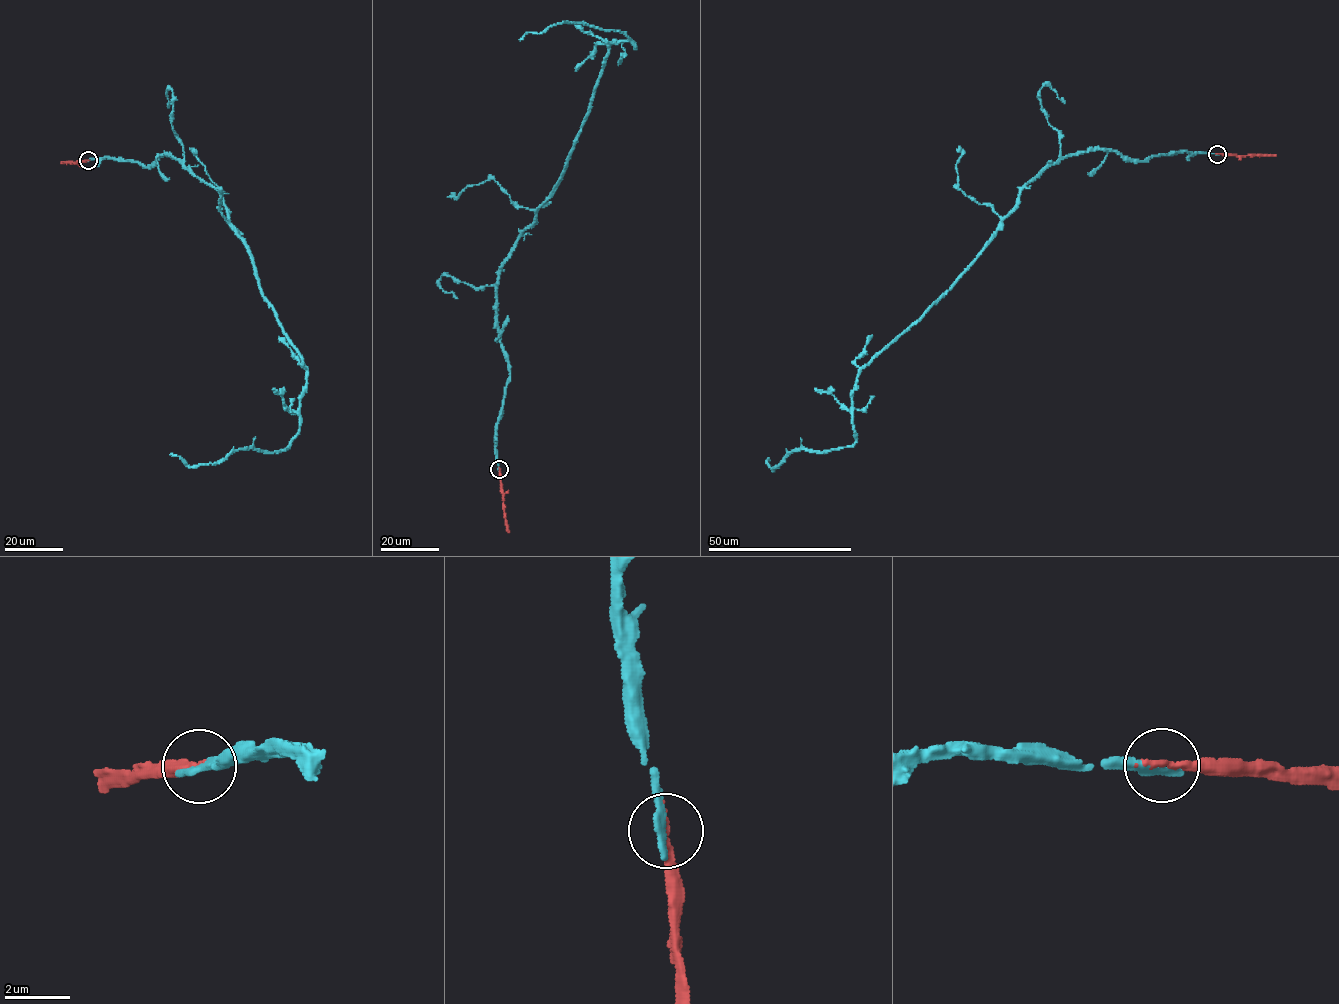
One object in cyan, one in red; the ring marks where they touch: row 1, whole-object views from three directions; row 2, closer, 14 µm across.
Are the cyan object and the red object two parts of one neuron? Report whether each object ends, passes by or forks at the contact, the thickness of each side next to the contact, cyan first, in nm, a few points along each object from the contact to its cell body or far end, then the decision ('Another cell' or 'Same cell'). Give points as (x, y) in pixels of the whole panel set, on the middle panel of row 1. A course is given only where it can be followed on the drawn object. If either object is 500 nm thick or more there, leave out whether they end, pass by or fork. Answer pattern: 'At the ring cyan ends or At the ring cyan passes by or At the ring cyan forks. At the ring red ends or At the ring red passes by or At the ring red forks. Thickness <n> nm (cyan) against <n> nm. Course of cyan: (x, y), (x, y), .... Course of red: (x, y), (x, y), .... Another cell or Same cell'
At the ring cyan ends. At the ring red ends. Thickness 320 nm (cyan) against 200 nm. Course of cyan: (499, 469), (509, 366), (499, 271), (565, 171), (609, 46), (635, 48), (587, 24), (519, 40). Course of red: (499, 469), (509, 532). Same cell

